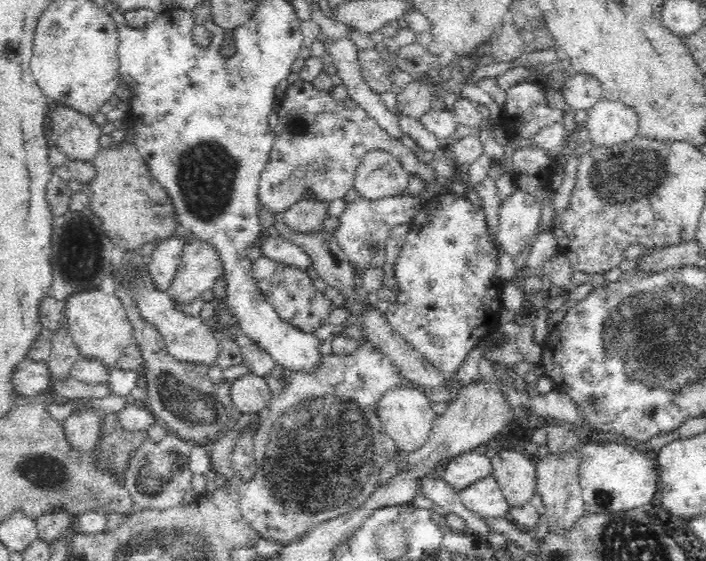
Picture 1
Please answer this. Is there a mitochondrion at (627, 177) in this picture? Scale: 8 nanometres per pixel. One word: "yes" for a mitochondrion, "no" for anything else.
yes

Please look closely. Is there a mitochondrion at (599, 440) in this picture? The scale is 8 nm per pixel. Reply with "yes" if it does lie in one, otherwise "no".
no

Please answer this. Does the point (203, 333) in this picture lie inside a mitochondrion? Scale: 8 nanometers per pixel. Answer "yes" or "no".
no

